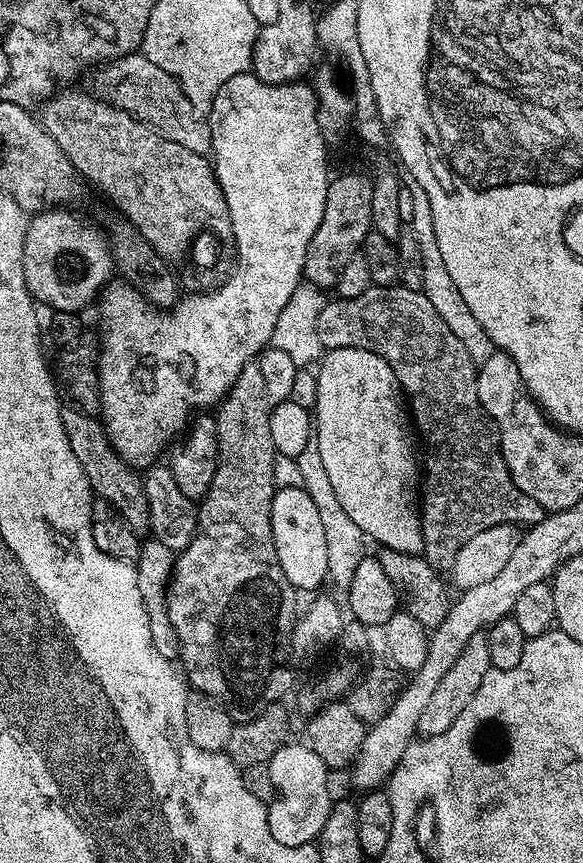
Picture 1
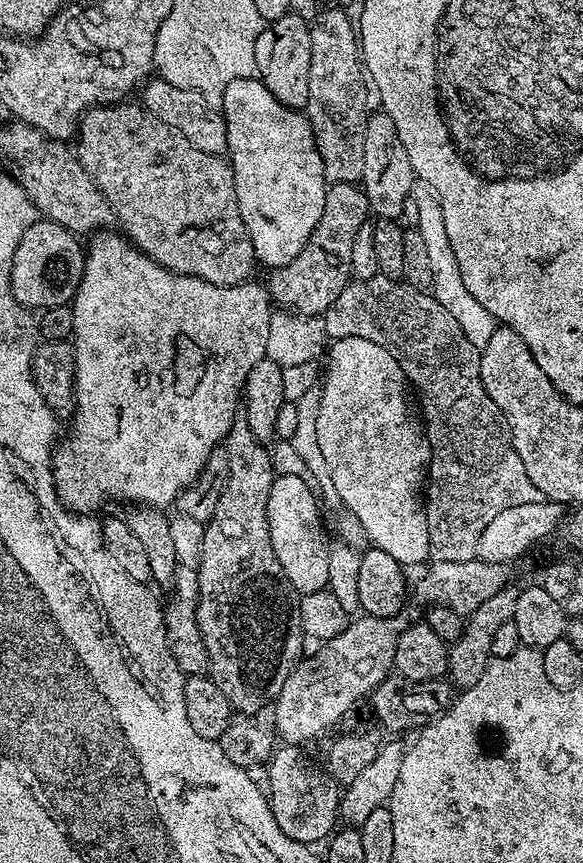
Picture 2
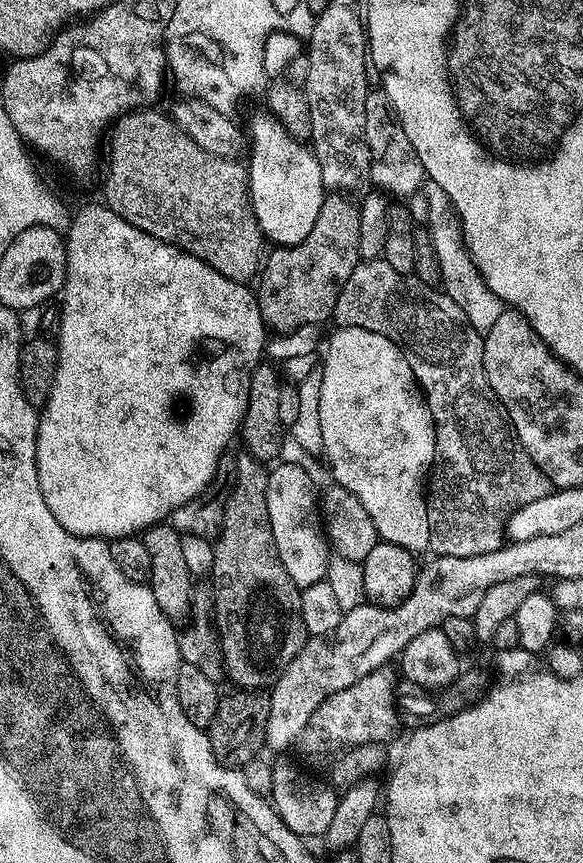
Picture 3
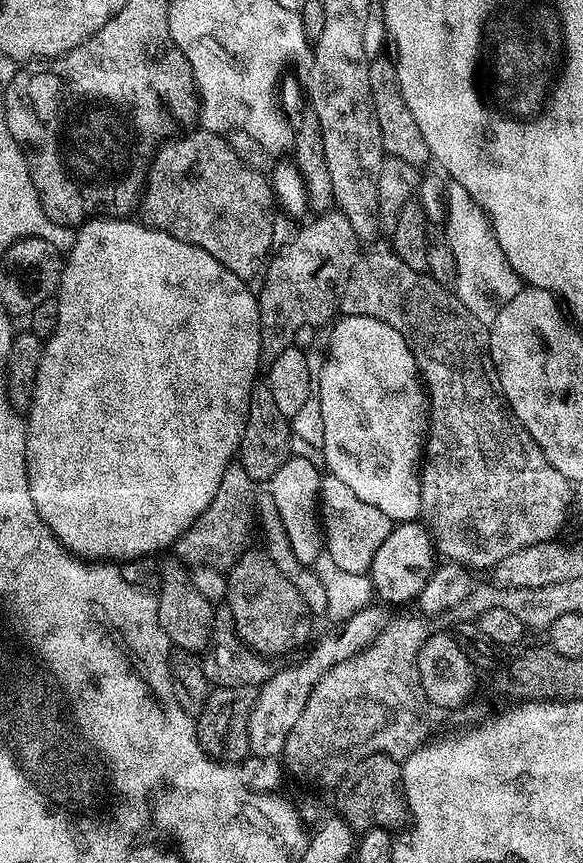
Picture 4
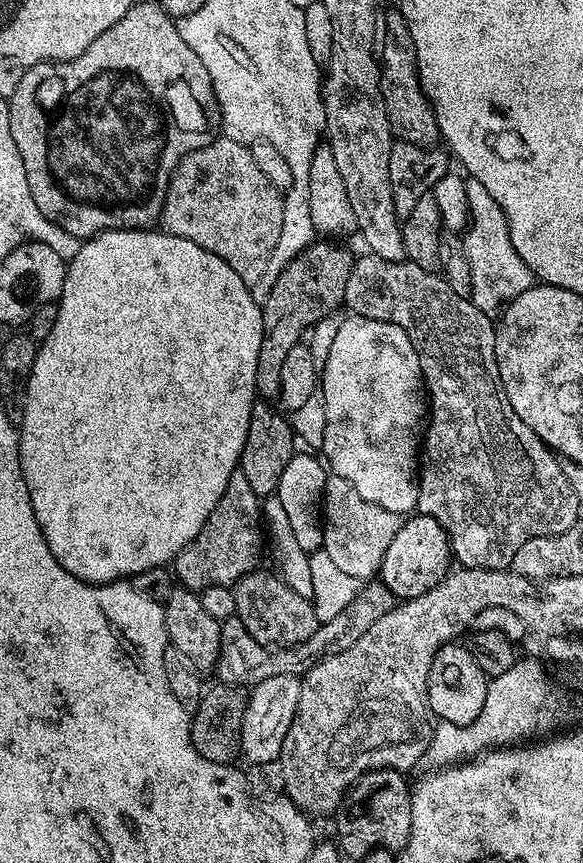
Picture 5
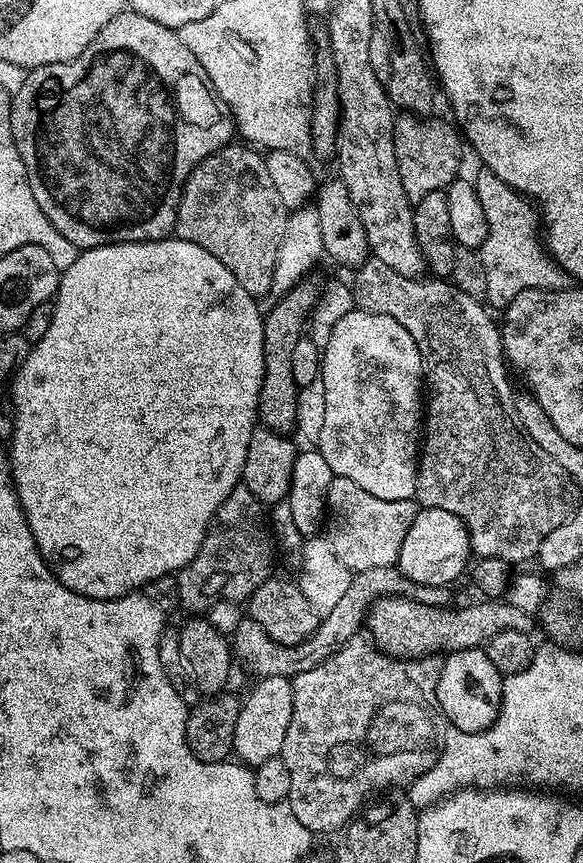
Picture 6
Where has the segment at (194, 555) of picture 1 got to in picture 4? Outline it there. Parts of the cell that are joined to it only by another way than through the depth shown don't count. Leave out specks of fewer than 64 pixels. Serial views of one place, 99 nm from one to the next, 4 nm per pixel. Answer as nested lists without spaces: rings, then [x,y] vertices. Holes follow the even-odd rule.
[[[249,547],[227,569],[226,603],[233,614],[232,625],[245,647],[258,656],[284,656],[300,648],[312,632],[313,617],[302,600],[294,580],[278,570],[263,547]]]

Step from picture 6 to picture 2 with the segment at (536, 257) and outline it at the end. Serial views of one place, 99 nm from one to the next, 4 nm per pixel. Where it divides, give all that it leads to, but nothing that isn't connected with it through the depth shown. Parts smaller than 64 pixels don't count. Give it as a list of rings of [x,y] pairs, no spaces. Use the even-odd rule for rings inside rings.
[[[416,178],[412,181],[411,197],[418,204],[416,227],[420,229],[422,239],[426,242],[426,254],[430,257],[431,295],[435,296],[436,301],[442,306],[446,306],[446,310],[452,315],[454,322],[458,322],[458,326],[462,326],[462,334],[466,334],[466,338],[470,338],[473,346],[482,349],[486,346],[486,342],[490,342],[494,330],[498,327],[498,321],[490,314],[490,310],[486,310],[486,306],[482,306],[482,302],[478,302],[478,298],[474,298],[474,294],[470,294],[470,290],[466,290],[466,286],[462,282],[458,262],[454,258],[454,250],[450,250],[450,238],[446,235],[446,222],[442,218],[442,206],[436,196],[436,191],[425,180]]]

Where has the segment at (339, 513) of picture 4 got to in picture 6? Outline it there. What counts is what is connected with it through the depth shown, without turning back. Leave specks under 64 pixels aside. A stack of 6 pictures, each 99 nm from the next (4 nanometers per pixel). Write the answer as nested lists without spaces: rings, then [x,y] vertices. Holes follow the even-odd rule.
[[[333,476],[326,501],[326,512],[330,520],[332,516],[332,525],[326,528],[326,535],[334,554],[338,554],[338,562],[342,562],[349,572],[355,574],[374,567],[388,567],[399,561],[402,542],[417,511],[415,499],[374,498],[374,494],[366,494],[362,486],[350,482],[350,478]]]

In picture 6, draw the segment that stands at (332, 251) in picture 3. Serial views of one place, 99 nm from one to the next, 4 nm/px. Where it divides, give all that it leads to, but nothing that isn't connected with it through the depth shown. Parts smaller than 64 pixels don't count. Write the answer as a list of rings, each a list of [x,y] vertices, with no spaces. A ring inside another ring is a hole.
[[[301,282],[293,286],[287,295],[281,295],[272,309],[267,309],[264,316],[264,377],[260,391],[260,407],[258,420],[263,427],[282,432],[291,433],[292,427],[297,427],[300,411],[298,398],[300,388],[297,387],[293,367],[294,346],[305,335],[306,325],[313,314],[313,309],[321,296],[321,289],[316,289],[309,282]]]

